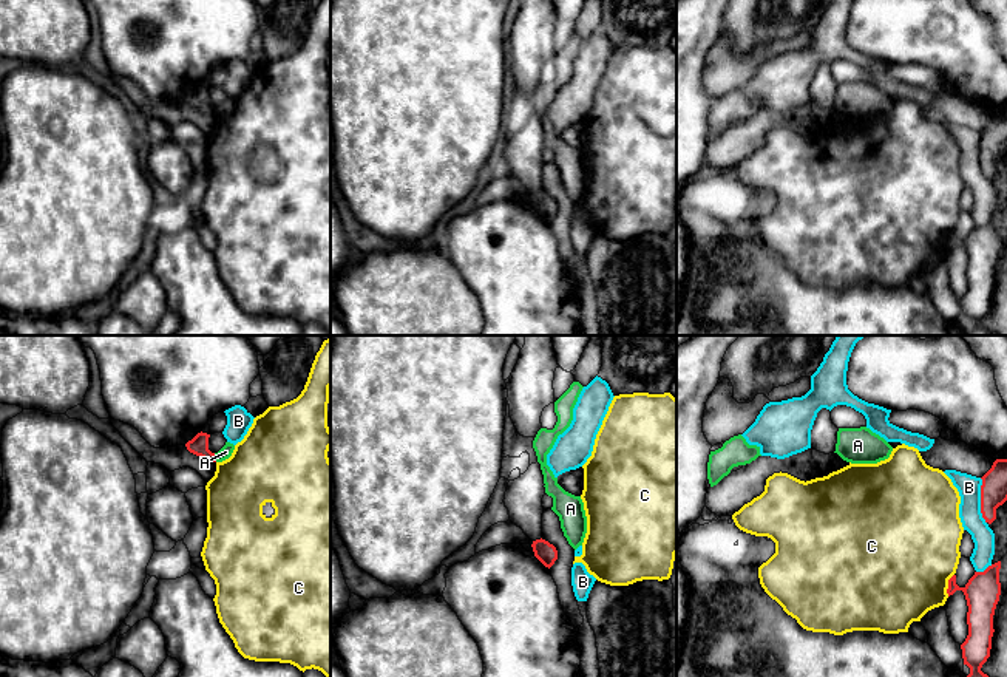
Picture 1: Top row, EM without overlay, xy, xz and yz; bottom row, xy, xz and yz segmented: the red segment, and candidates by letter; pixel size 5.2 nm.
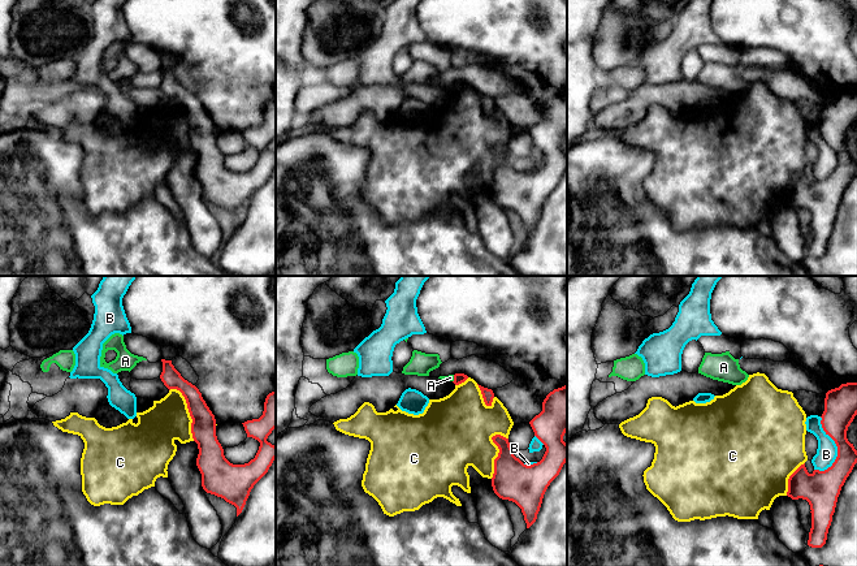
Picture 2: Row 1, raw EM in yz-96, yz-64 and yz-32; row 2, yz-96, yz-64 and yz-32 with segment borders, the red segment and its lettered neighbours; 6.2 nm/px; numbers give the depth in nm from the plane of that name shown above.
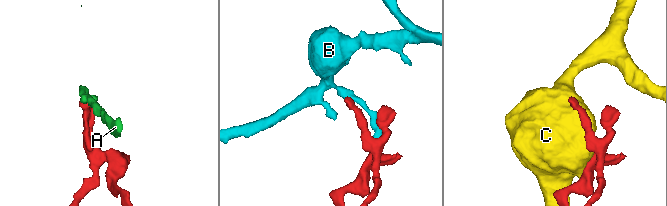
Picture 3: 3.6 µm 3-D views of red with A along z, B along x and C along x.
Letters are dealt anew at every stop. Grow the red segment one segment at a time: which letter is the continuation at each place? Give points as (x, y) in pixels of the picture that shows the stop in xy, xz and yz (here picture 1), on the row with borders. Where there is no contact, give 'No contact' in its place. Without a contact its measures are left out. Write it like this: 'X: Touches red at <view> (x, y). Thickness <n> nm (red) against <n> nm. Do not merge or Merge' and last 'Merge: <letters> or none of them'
A: Touches red at xy (213, 458). Thickness 100 nm (red) against 70 nm. Do not merge
B: Touches red at yz (981, 501). Thickness 140 nm (red) against 120 nm. Do not merge
C: Touches red at yz (949, 585). Thickness 180 nm (red) against 480 nm. Do not merge
Merge: none of them

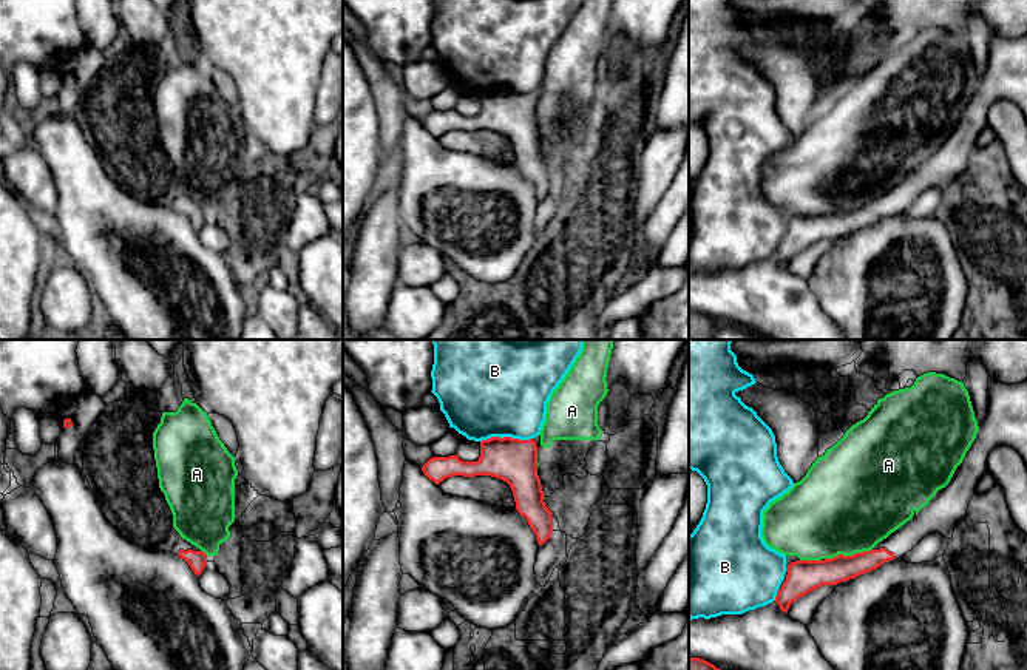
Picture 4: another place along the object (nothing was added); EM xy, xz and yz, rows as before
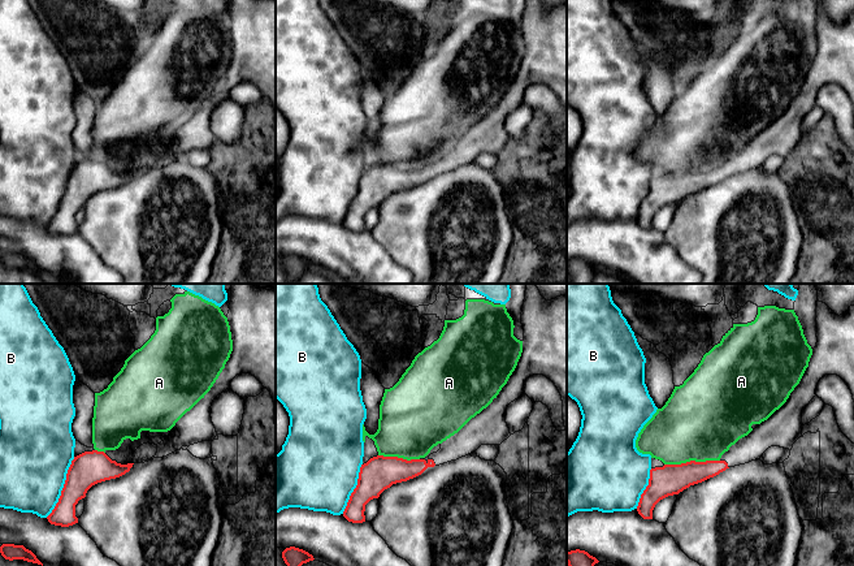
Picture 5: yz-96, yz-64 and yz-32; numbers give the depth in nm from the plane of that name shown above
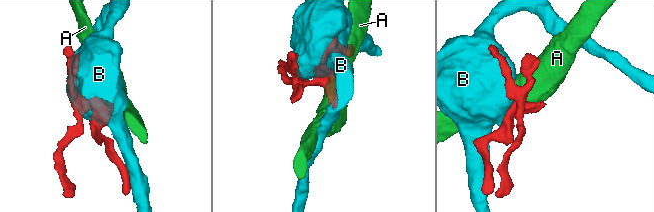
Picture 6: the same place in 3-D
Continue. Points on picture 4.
A: Touches red at yz (848, 556). Thickness 170 nm (red) against 480 nm. Do not merge
B: Touches red at xz (505, 437). Thickness 240 nm (red) against 500 nm. Do not merge
Merge: none of them

